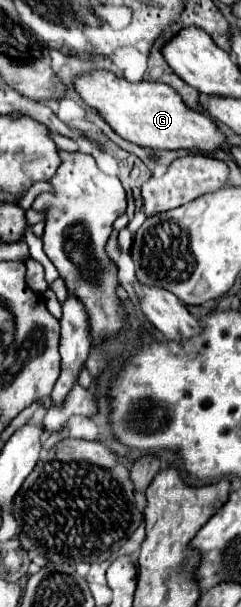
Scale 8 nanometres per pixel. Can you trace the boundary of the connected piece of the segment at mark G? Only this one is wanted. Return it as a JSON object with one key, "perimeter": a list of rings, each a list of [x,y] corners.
{"perimeter":[[[94,69],[74,79],[74,89],[82,101],[96,109],[100,117],[122,139],[148,149],[188,149],[200,153],[212,153],[224,145],[224,135],[214,125],[212,117],[200,111],[192,111],[184,105],[180,95],[164,83],[154,81],[126,81],[106,69]]]}

